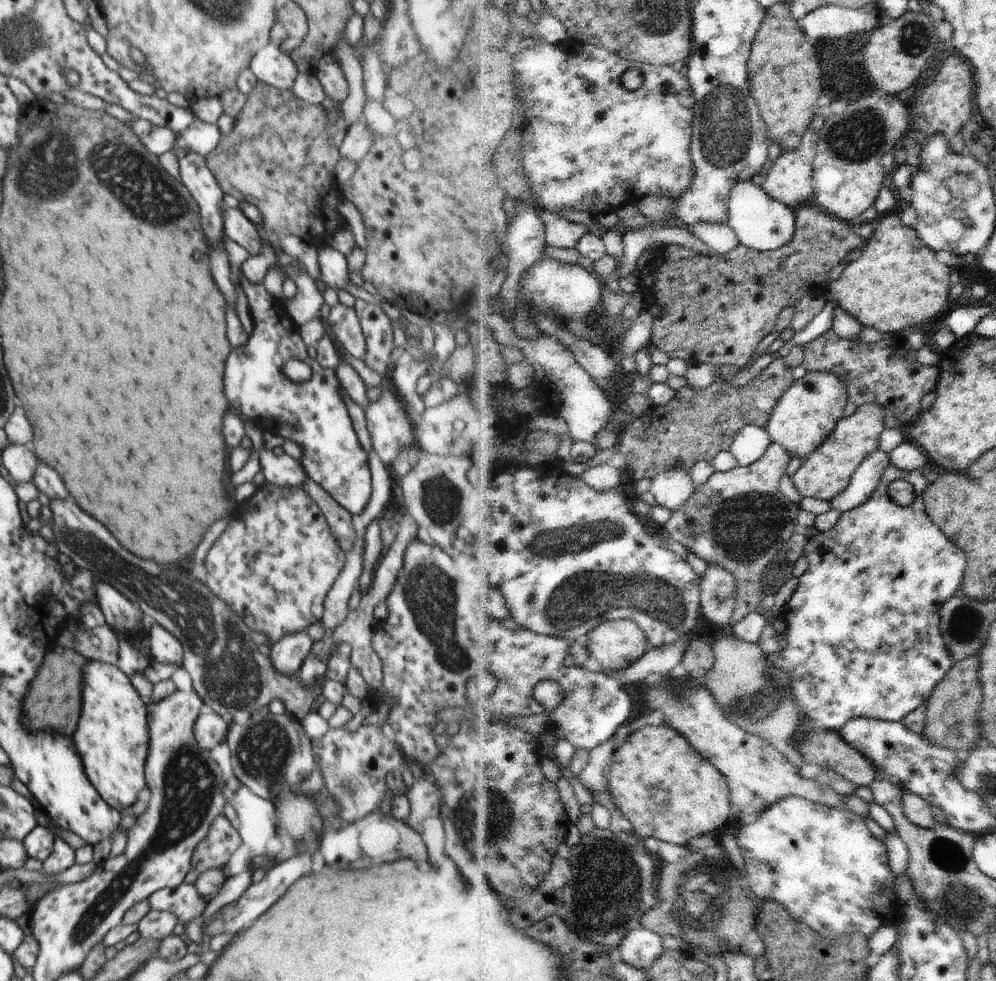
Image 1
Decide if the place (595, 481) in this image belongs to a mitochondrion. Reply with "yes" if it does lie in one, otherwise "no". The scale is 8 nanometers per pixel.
no

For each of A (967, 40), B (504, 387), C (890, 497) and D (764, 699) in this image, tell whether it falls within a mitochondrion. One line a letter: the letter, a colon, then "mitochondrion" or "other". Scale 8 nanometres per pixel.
A: other
B: other
C: other
D: mitochondrion

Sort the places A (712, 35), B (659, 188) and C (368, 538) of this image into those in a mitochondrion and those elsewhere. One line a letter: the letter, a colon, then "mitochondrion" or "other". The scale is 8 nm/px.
A: other
B: other
C: other

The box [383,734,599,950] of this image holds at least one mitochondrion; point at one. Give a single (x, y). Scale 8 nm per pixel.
(494, 815)

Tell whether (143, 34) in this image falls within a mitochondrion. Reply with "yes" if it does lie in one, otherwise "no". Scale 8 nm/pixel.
no

